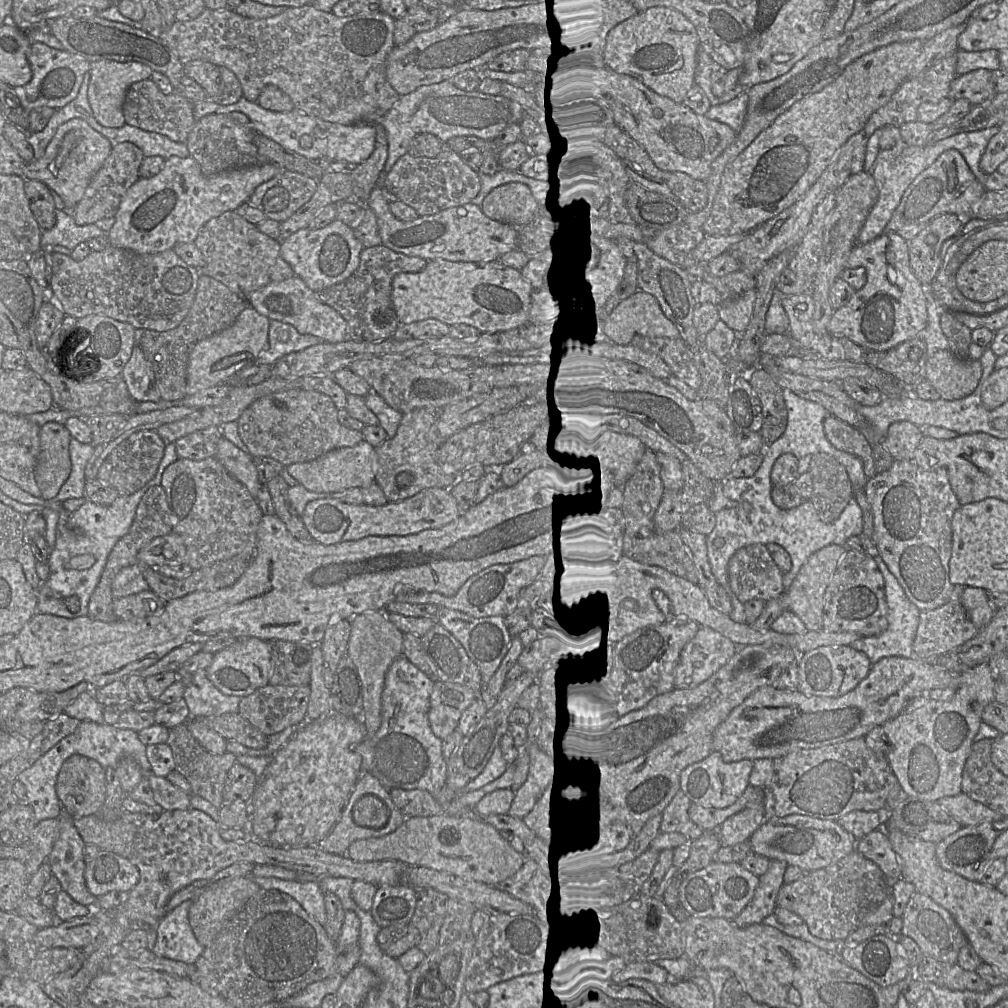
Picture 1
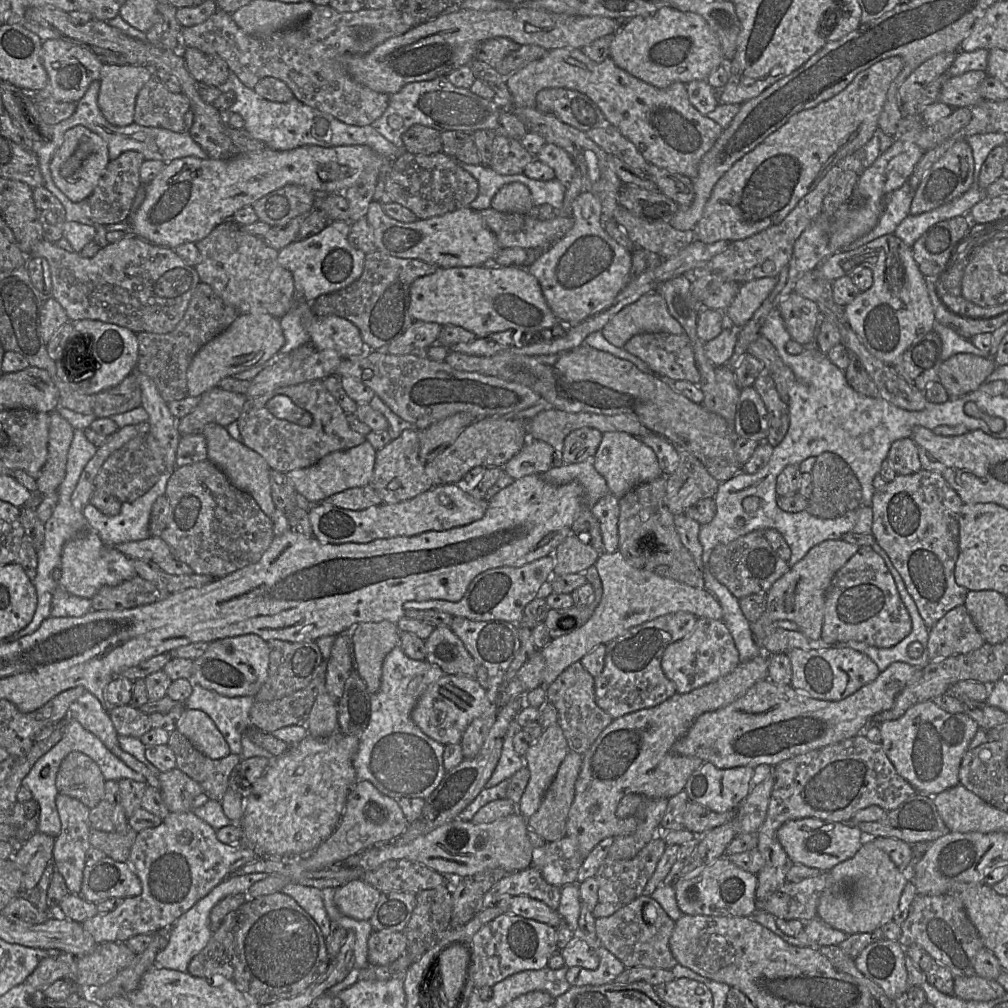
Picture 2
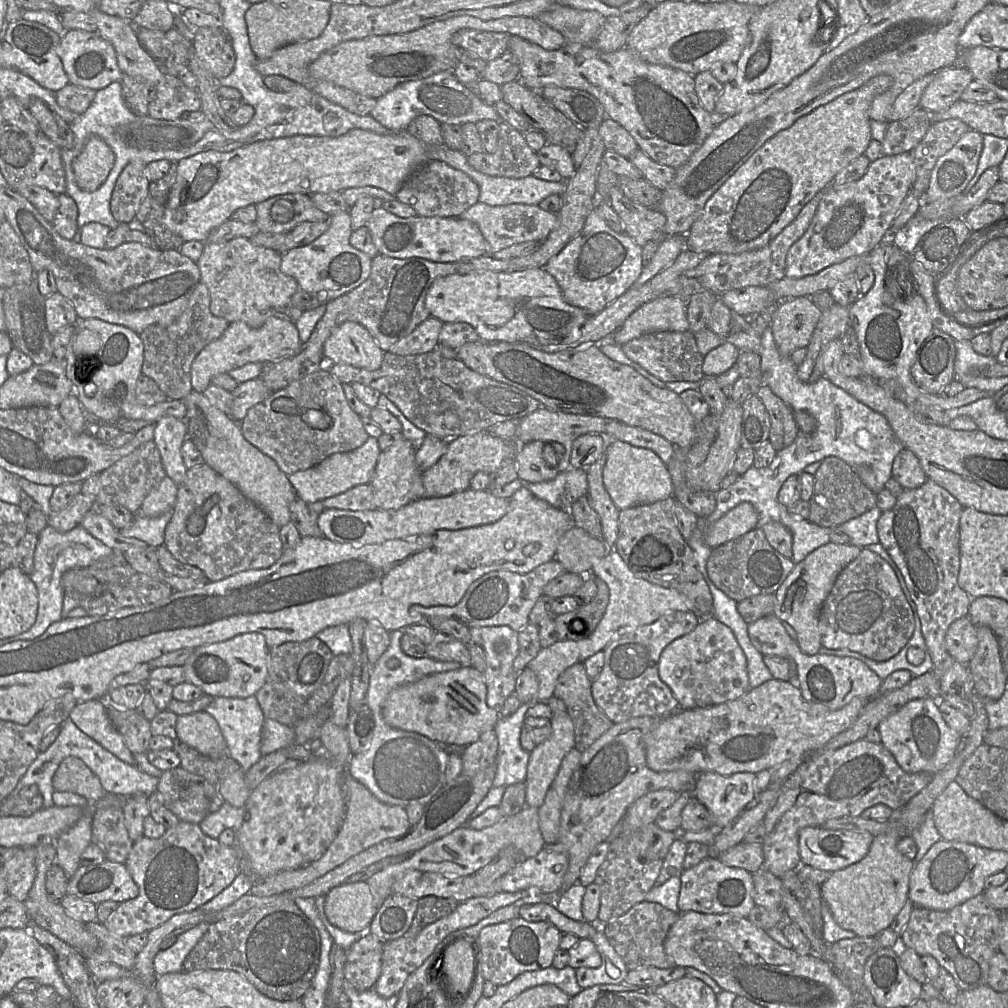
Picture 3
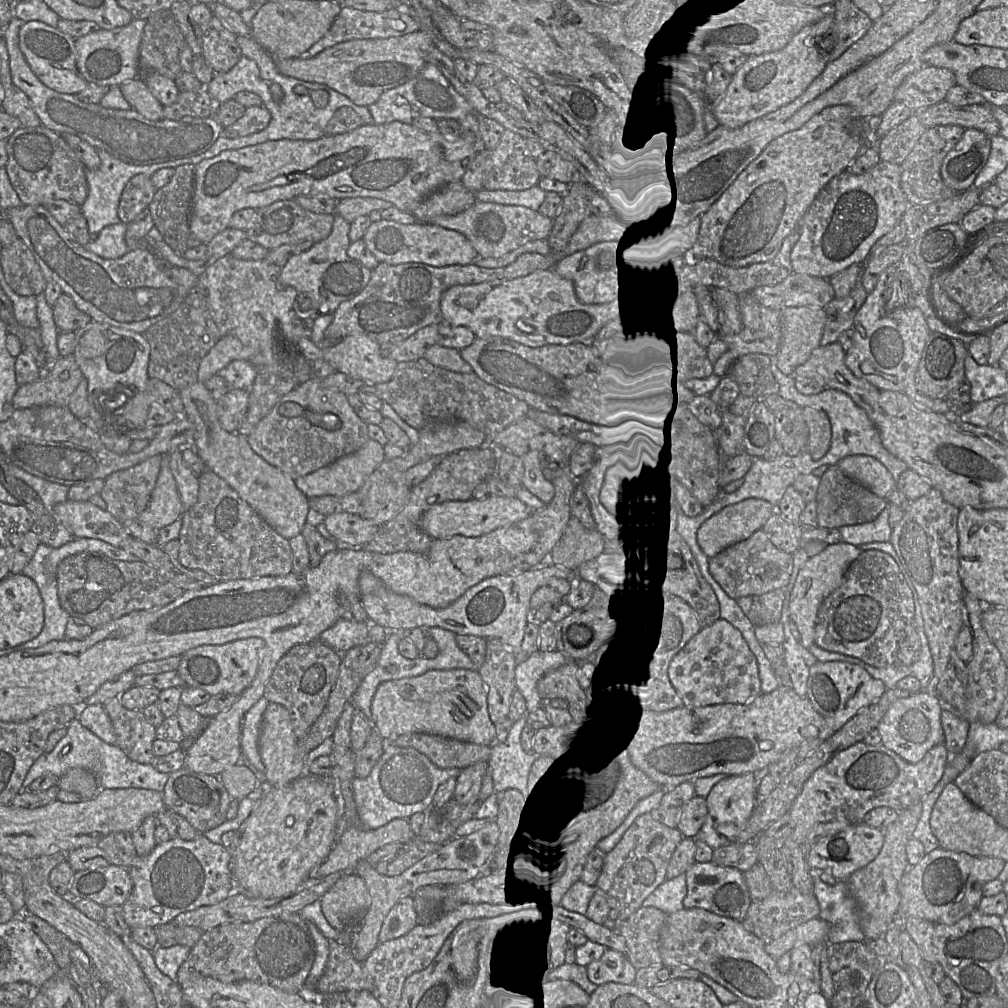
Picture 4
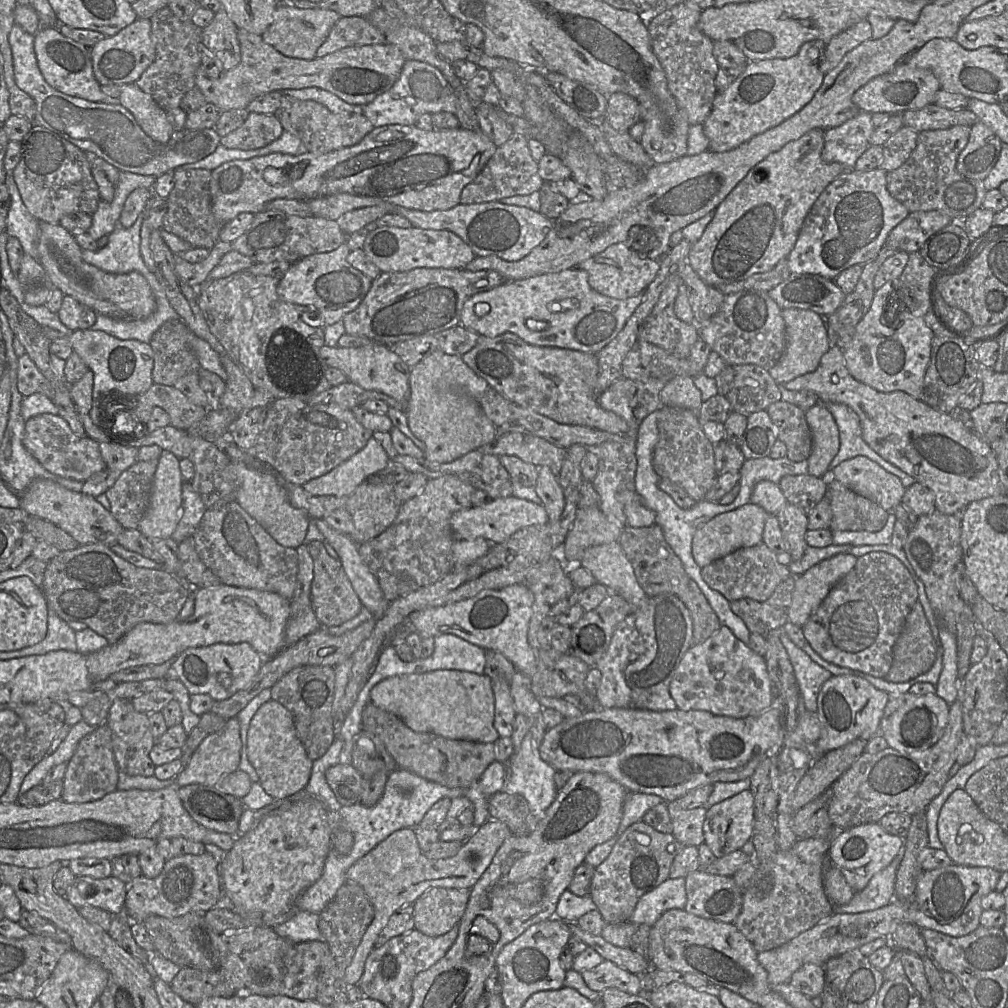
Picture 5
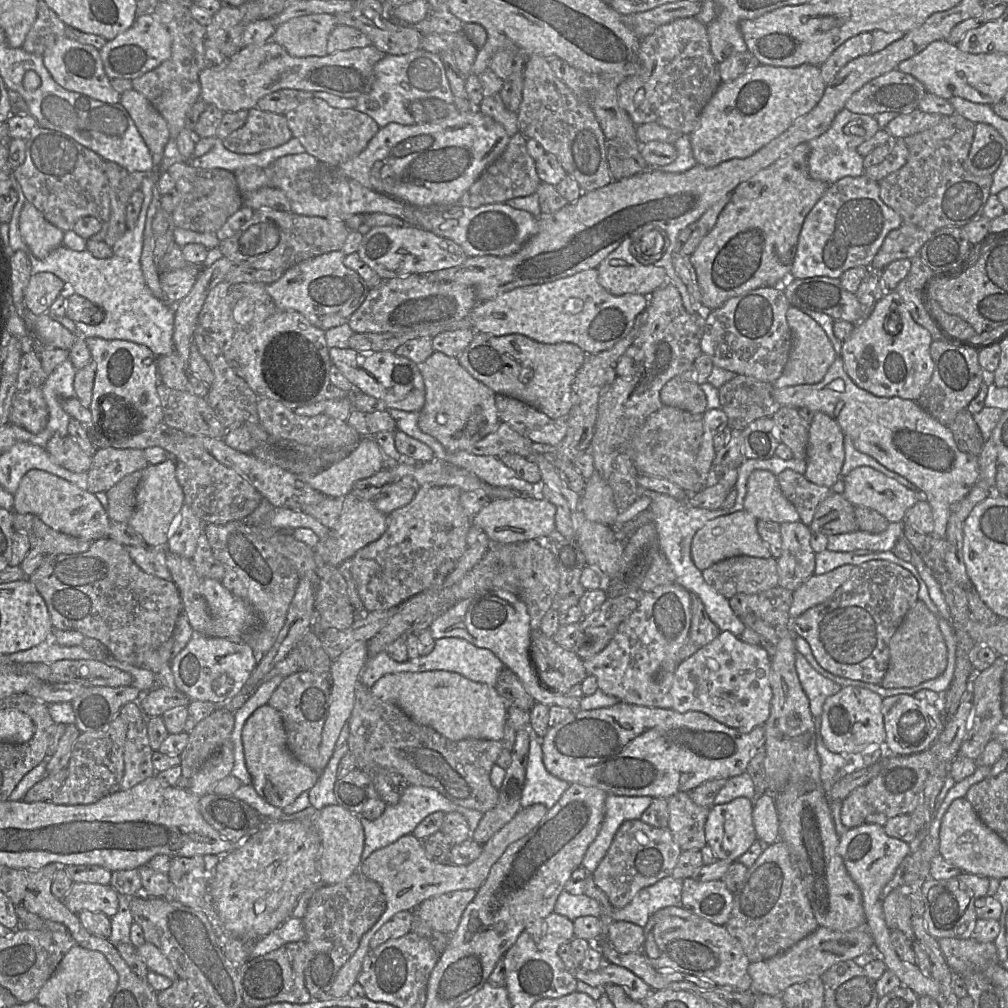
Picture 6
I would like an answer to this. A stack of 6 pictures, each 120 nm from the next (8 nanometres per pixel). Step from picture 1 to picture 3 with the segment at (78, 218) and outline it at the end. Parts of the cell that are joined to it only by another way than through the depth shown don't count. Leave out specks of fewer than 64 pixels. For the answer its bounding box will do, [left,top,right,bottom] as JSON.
[110,161,149,223]

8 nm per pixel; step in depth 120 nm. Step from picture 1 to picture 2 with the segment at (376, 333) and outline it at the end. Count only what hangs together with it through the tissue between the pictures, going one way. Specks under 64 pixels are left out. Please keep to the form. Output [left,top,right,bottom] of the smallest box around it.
[312,250,438,350]

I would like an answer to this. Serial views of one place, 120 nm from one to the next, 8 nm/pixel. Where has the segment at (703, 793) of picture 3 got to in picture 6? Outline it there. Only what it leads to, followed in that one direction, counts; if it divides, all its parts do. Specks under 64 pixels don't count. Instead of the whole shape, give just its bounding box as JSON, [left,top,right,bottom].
[705,797,756,861]

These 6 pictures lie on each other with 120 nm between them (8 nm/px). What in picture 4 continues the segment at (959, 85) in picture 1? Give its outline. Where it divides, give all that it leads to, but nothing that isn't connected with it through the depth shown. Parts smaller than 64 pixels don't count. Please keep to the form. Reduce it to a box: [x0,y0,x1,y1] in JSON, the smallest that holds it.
[893,65,955,113]

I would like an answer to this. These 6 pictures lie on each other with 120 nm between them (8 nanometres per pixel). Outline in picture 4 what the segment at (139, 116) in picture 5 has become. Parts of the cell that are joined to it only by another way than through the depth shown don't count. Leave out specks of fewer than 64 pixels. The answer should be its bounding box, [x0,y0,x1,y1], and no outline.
[120,77,164,121]

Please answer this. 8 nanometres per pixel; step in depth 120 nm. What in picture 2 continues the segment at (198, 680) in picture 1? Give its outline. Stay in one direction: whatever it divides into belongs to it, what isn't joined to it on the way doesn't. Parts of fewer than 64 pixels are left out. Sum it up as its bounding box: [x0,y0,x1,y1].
[185,682,255,756]

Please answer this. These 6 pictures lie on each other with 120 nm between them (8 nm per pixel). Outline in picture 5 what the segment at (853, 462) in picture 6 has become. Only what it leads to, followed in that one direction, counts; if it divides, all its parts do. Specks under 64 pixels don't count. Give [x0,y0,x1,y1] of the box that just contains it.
[824,403,916,488]

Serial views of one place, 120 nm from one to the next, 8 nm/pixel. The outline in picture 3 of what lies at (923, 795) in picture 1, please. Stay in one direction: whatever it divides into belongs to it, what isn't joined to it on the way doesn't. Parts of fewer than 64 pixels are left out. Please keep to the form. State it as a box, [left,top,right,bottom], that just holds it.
[878,698,963,775]

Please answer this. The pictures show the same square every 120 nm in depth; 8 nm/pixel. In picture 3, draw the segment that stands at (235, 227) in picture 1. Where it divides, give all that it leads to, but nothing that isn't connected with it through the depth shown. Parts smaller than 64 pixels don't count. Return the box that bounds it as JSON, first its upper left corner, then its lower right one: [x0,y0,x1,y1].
[196,238,303,328]

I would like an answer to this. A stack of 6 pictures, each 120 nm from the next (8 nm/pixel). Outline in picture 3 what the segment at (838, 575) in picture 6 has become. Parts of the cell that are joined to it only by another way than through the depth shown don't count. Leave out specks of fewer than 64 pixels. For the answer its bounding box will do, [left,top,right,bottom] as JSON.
[773,542,862,655]

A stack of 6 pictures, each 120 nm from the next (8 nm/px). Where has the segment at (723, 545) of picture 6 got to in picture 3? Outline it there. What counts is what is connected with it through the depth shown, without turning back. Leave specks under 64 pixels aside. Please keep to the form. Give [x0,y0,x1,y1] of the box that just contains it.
[704,502,757,548]

